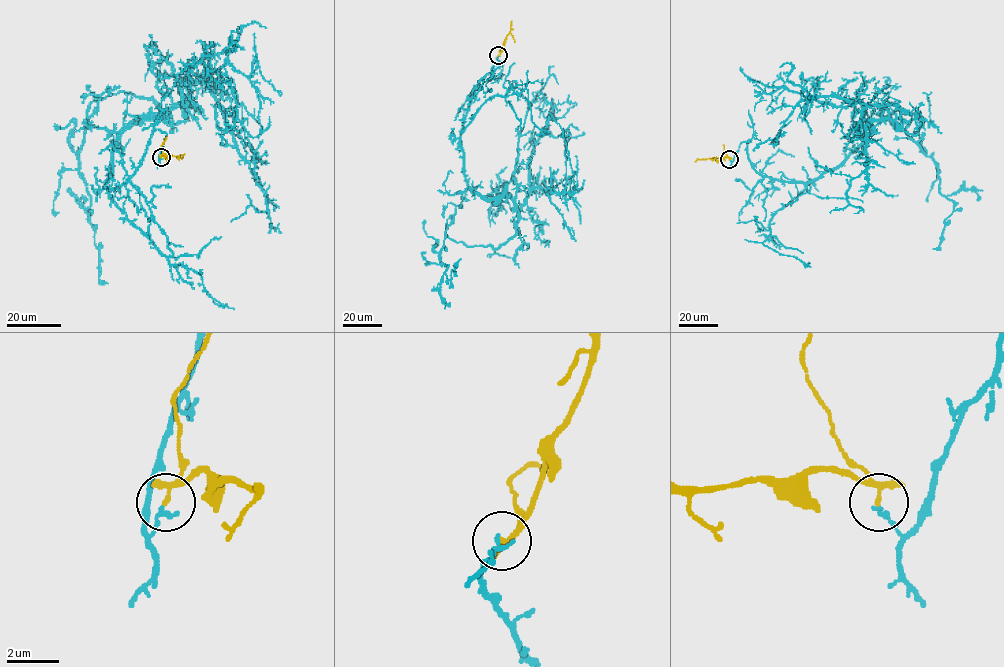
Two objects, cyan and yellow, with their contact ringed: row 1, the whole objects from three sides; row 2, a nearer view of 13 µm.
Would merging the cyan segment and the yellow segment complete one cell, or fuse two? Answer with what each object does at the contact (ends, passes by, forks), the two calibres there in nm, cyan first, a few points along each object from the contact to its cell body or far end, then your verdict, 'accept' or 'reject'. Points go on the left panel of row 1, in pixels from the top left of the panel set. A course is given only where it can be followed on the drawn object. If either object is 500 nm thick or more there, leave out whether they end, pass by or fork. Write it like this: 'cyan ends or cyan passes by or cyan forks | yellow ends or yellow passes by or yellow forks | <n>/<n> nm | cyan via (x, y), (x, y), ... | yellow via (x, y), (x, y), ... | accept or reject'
cyan ends | yellow passes by | 180/170 nm | cyan via (160, 158), (155, 129), (107, 186), (116, 139), (187, 101), (172, 123), (94, 100), (78, 174), (107, 283) | yellow via (161, 157), (164, 154), (176, 156), (178, 160) | reject

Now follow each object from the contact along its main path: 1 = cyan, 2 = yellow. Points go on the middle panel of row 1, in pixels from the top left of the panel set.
1: (498, 55), (460, 148), (466, 184), (512, 201), (515, 234), (493, 248), (445, 231), (448, 280), (460, 258)
2: (498, 55), (510, 32), (511, 20)

